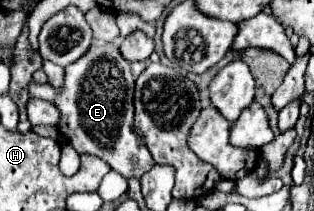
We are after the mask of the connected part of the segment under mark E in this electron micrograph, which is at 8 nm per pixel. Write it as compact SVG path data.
M102 43L102 45L90 45L90 49L72 65L64 69L64 85L62 89L54 89L52 85L38 85L30 83L30 95L40 97L44 101L50 101L60 111L58 131L60 135L78 151L78 153L90 153L104 159L114 171L118 171L124 179L136 177L140 179L146 171L154 167L154 159L142 139L138 139L134 131L134 81L136 77L130 71L130 61L126 61L114 43Z

